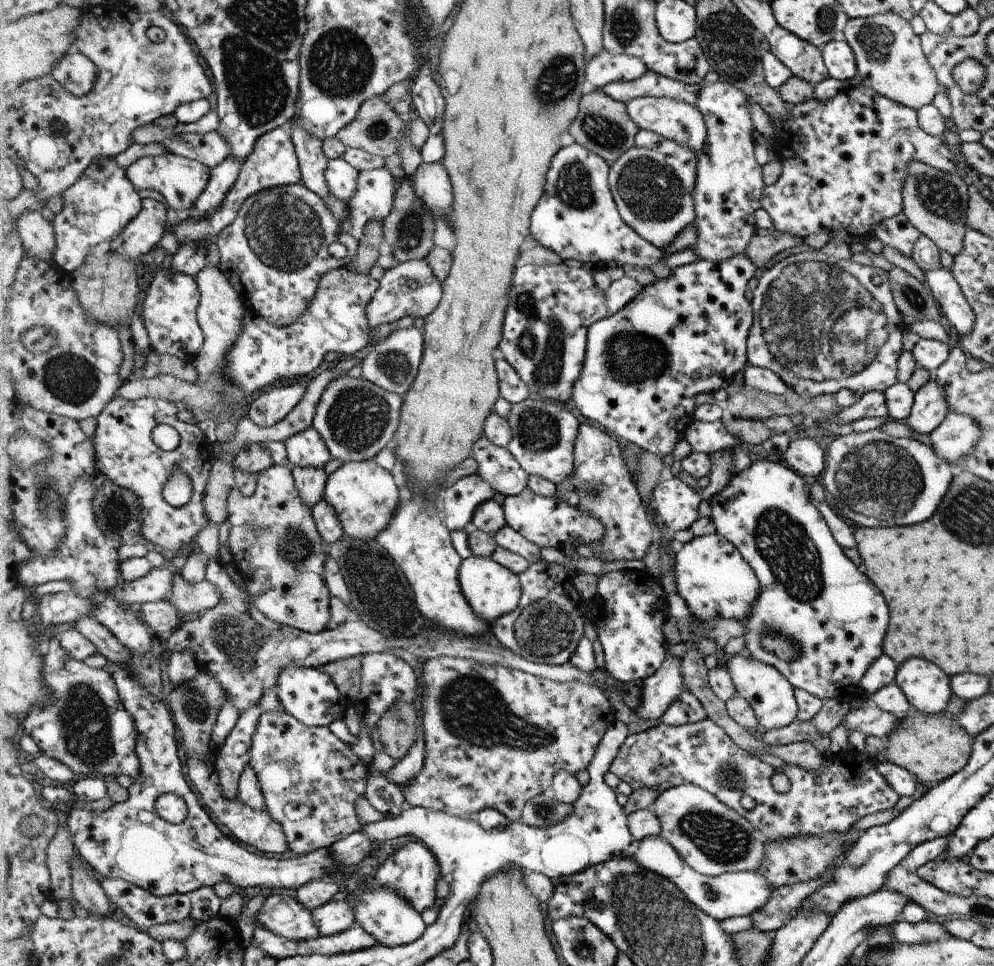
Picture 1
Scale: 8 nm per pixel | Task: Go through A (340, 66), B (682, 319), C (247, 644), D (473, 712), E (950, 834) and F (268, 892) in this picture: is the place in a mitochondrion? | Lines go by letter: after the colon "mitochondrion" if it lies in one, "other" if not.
A: mitochondrion
B: other
C: mitochondrion
D: mitochondrion
E: other
F: other

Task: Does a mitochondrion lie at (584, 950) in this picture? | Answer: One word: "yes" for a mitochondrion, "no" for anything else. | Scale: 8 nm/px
yes

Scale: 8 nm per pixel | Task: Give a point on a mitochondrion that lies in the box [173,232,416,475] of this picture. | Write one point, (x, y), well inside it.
(357, 418)

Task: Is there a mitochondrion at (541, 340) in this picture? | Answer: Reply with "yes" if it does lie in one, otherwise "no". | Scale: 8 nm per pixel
yes

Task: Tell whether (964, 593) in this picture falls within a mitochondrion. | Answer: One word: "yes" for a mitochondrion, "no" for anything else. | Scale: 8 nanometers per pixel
no

